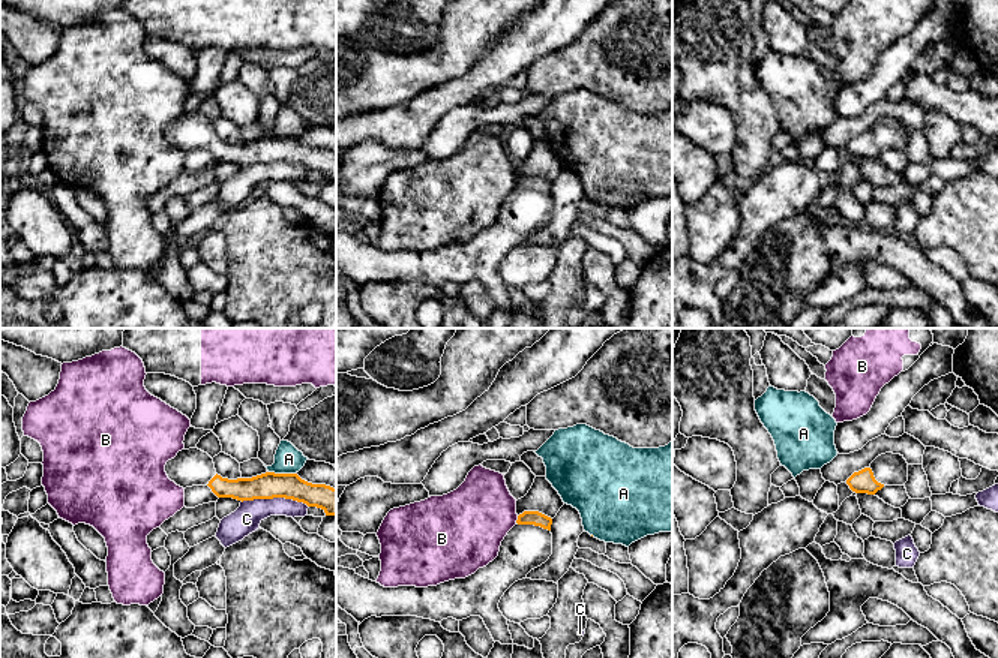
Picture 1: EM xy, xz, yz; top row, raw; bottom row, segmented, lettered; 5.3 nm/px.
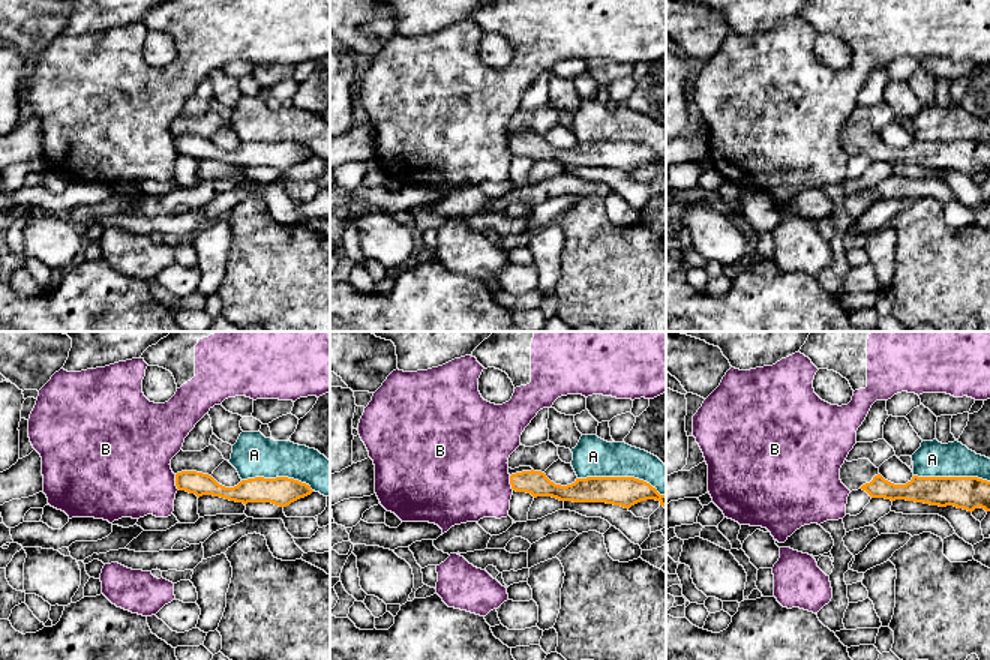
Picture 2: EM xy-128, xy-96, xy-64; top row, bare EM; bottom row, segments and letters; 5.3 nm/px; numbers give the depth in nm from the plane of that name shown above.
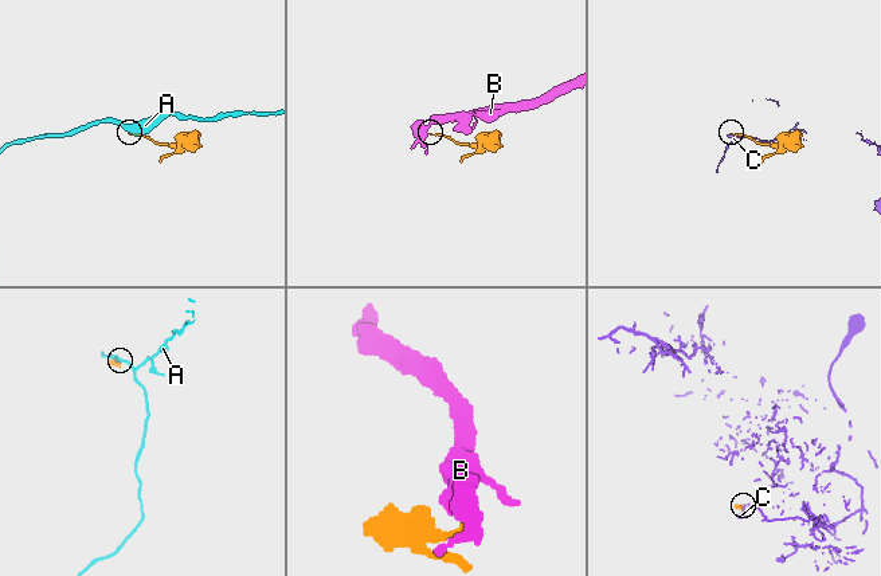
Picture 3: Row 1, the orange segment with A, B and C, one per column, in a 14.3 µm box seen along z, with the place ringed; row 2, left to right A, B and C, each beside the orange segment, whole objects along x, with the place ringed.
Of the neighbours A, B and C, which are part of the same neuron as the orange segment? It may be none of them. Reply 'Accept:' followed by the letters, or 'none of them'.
Accept: none of them

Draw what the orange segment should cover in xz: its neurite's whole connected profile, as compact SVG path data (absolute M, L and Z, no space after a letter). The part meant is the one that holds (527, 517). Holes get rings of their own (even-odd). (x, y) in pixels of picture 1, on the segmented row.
M524 511L501 541L492 562L465 579L437 586L384 588L354 570L336 567L336 604L360 624L371 616L417 616L435 622L480 616L494 642L513 645L498 603L515 582L549 559L551 525L551 517Z

